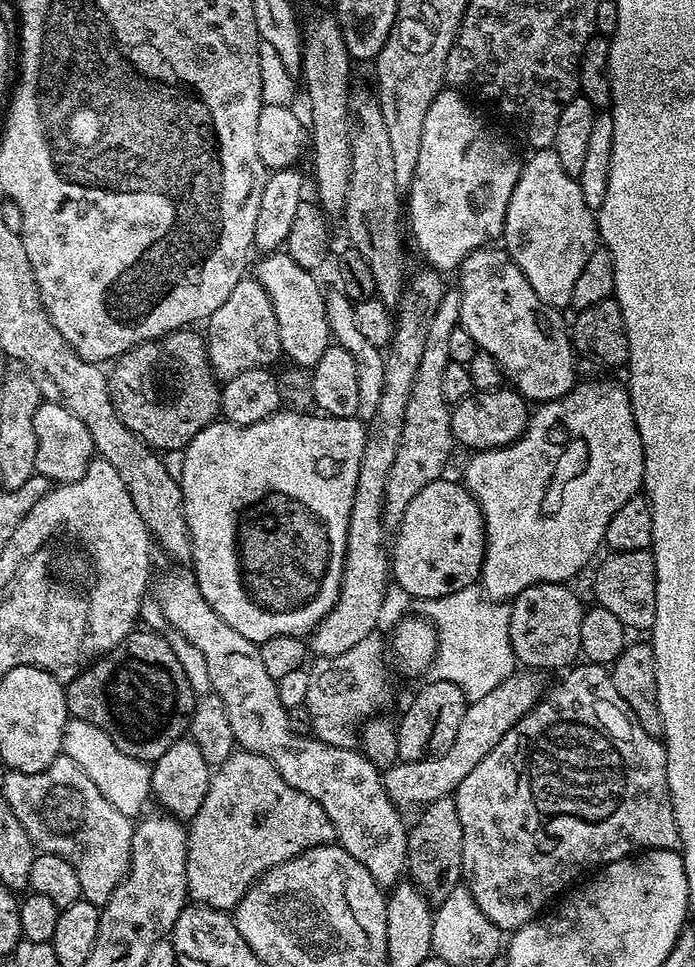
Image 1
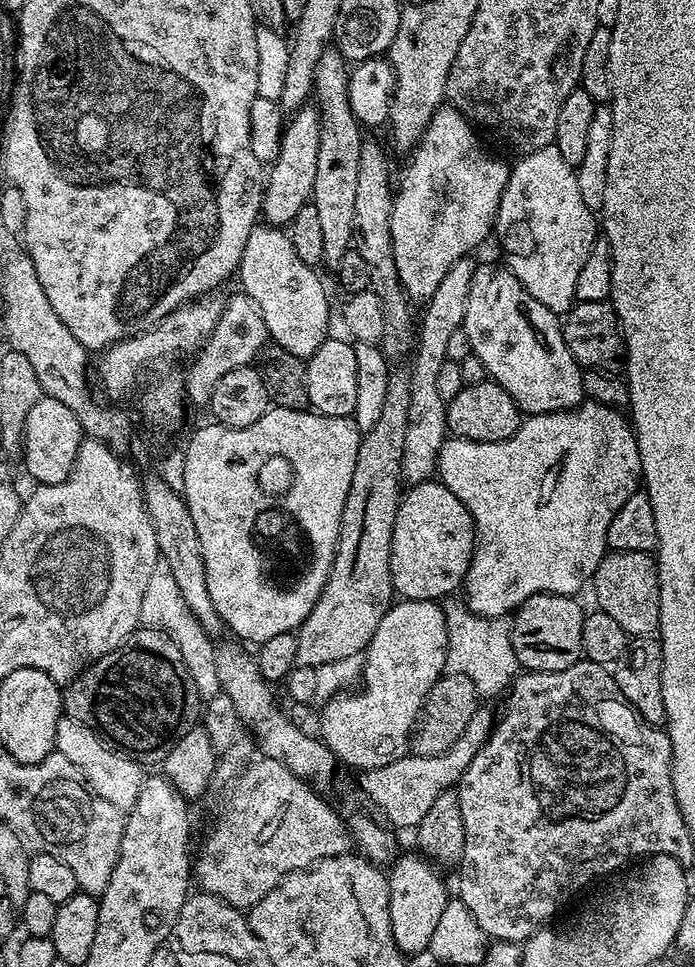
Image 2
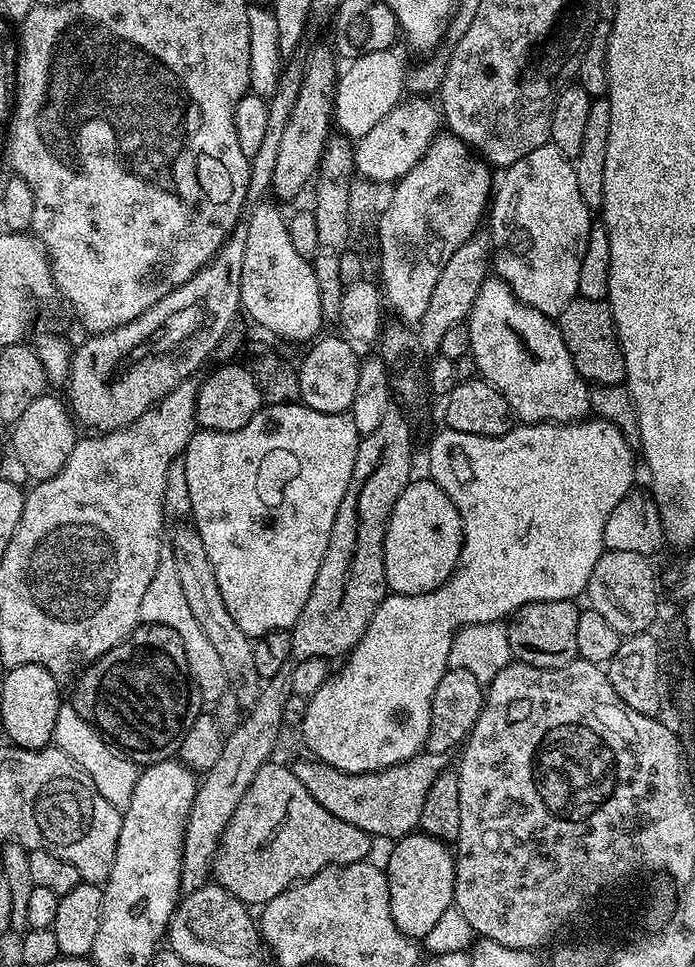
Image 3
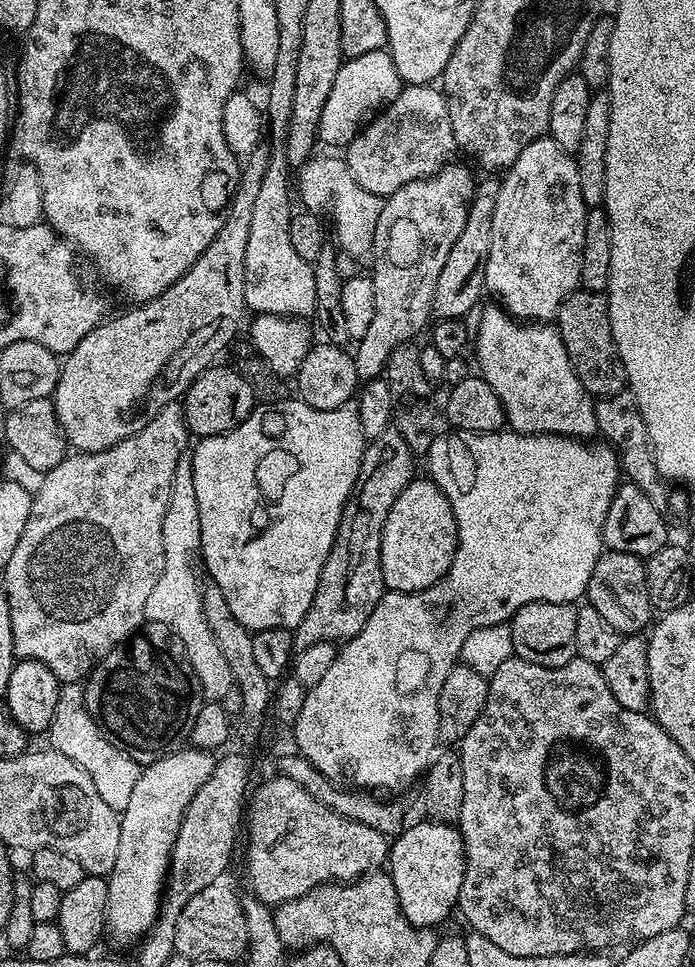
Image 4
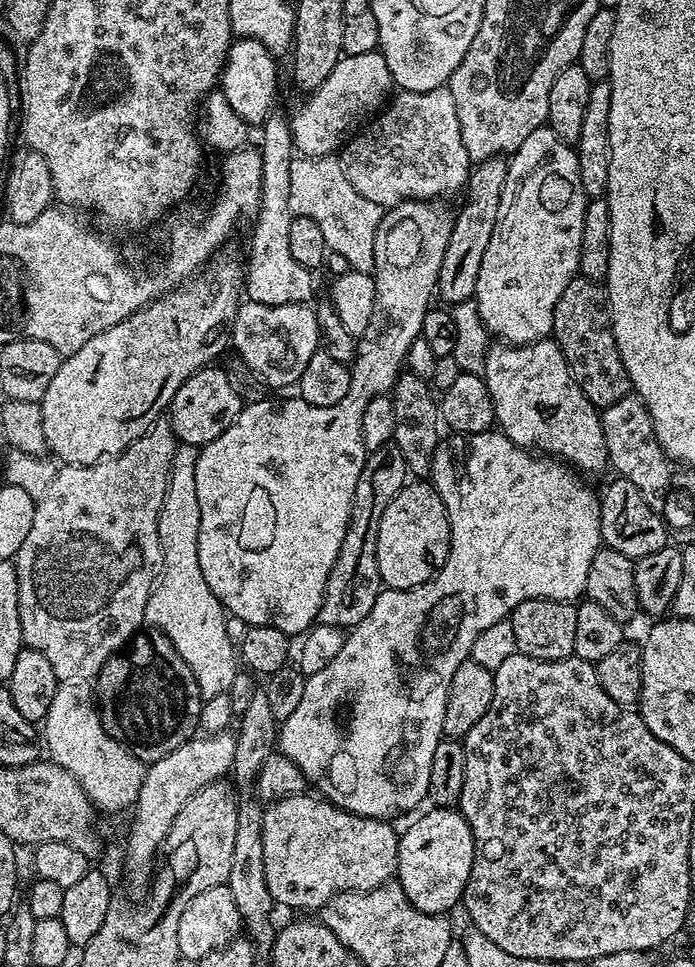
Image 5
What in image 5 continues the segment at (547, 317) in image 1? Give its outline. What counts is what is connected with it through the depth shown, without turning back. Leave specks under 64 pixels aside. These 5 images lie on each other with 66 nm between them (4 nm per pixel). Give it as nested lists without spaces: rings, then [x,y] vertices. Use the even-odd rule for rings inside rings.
[[[555,339],[535,340],[533,344],[493,343],[488,349],[483,378],[494,402],[495,423],[510,442],[562,460],[581,473],[609,467],[600,412],[574,382]]]

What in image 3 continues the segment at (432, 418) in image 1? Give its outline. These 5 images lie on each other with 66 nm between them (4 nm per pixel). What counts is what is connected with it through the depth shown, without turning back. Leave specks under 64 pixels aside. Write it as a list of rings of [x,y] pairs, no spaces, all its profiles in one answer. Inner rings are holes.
[[[477,230],[442,266],[442,275],[434,285],[434,294],[430,294],[430,303],[426,305],[426,314],[418,321],[418,331],[422,350],[425,354],[439,353],[442,338],[450,326],[458,326],[467,321],[470,310],[474,306],[474,298],[478,298],[478,290],[482,282],[490,275],[490,236],[487,231]]]

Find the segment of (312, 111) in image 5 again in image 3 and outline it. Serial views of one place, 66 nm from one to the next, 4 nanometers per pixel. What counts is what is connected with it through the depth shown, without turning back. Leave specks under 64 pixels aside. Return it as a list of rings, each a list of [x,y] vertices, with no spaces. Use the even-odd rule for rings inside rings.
[[[395,51],[375,52],[351,61],[348,69],[339,73],[334,101],[334,124],[343,135],[355,142],[361,140],[394,106],[406,96],[406,67],[395,56]]]

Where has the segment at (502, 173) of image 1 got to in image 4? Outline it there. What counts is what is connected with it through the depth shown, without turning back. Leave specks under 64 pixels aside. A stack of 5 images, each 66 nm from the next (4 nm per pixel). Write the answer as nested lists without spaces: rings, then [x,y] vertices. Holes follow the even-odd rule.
[[[456,163],[445,164],[433,176],[424,176],[420,180],[403,184],[393,196],[384,200],[382,214],[378,214],[378,226],[374,226],[374,246],[370,257],[370,279],[374,286],[374,318],[370,321],[366,334],[359,336],[357,344],[360,345],[354,348],[357,357],[364,356],[362,372],[363,375],[365,372],[365,377],[379,377],[388,363],[390,354],[394,354],[398,346],[416,338],[412,336],[418,335],[424,327],[425,331],[433,319],[434,286],[438,286],[438,274],[442,274],[442,265],[446,263],[446,257],[450,254],[454,242],[458,242],[462,226],[466,226],[466,214],[478,183],[477,177],[472,177],[470,169]]]

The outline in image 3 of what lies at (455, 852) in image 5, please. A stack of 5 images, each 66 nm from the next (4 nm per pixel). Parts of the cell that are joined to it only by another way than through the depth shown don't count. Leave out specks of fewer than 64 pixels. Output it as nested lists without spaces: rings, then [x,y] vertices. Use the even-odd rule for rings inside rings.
[[[419,830],[411,832],[401,840],[391,845],[392,853],[388,856],[386,871],[388,874],[388,889],[390,890],[390,914],[394,918],[394,926],[402,930],[412,940],[420,942],[426,934],[446,914],[446,910],[453,907],[456,895],[454,894],[454,878],[456,877],[456,861],[454,852],[445,841],[427,836]]]

